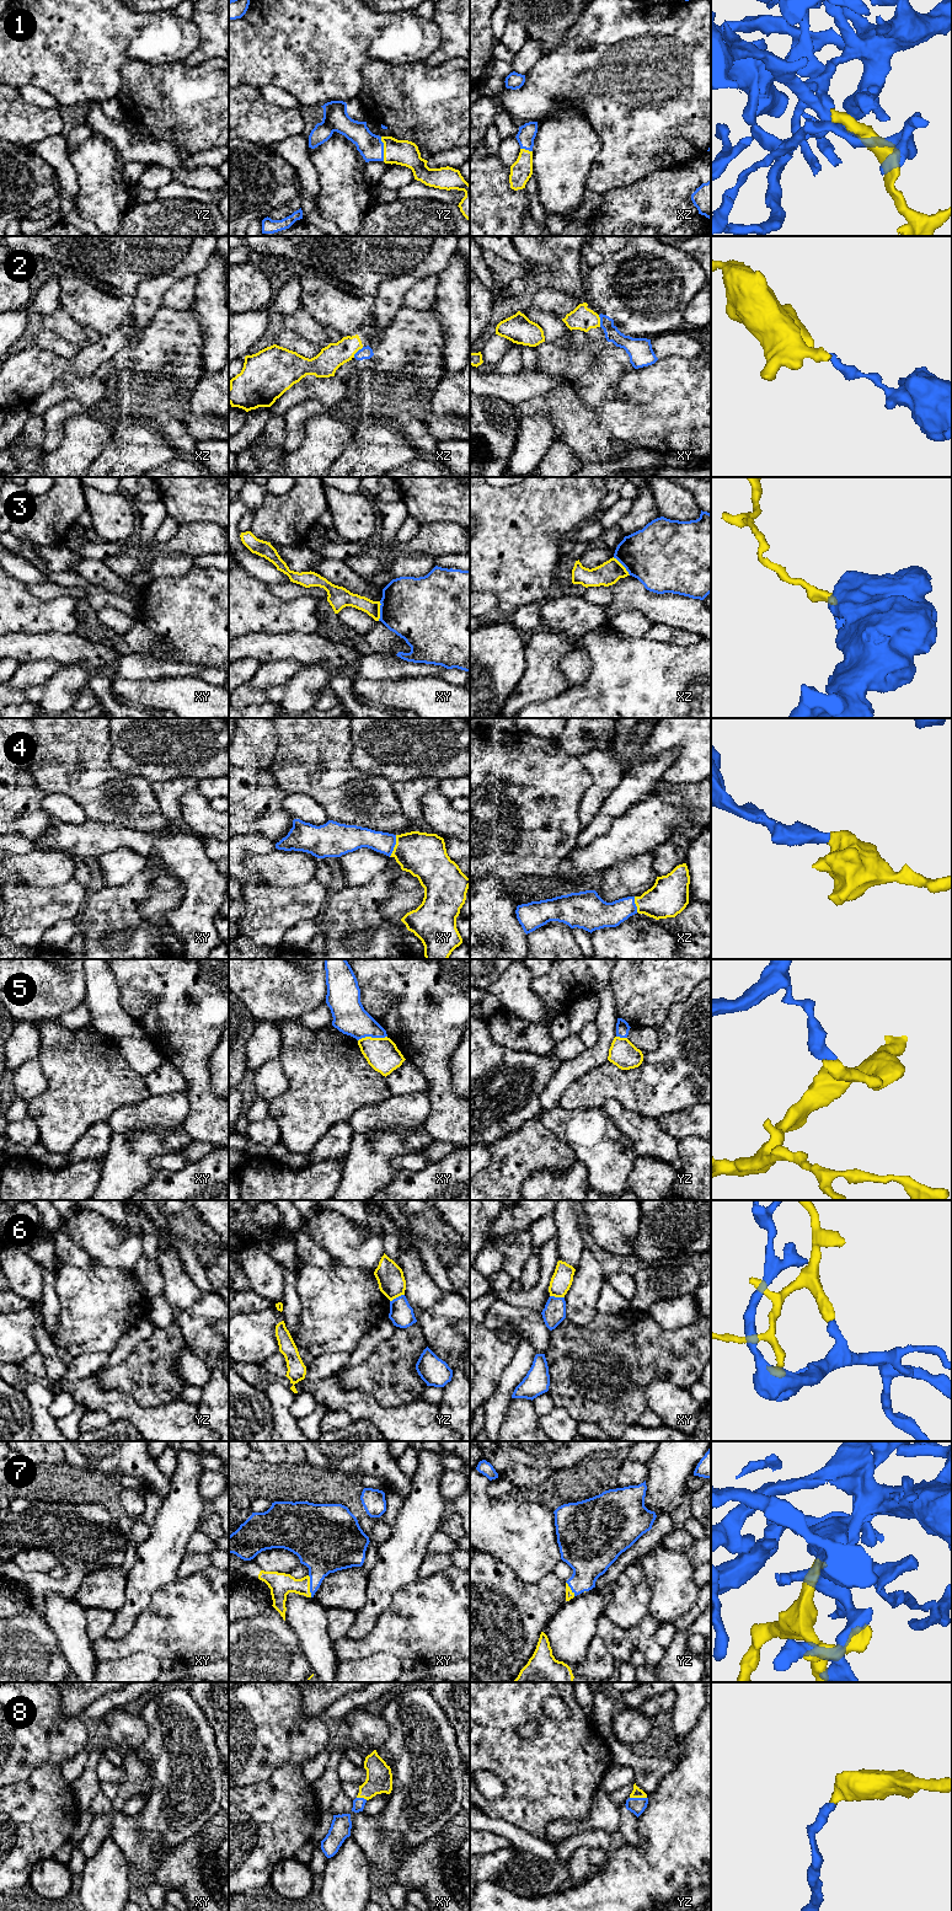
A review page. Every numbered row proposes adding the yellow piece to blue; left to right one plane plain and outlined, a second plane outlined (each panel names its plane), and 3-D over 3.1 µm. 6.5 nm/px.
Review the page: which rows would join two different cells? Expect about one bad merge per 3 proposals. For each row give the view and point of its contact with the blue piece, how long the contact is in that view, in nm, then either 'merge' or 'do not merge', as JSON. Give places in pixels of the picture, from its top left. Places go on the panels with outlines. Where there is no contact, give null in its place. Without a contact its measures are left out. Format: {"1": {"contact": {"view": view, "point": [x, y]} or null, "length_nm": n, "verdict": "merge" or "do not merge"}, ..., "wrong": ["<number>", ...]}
{"1": {"contact": {"view": "yz", "point": [383, 149]}, "length_nm": 160, "verdict": "merge"}, "2": {"contact": {"view": "xz", "point": [357, 352]}, "length_nm": 100, "verdict": "do not merge"}, "3": {"contact": {"view": "xy", "point": [380, 611]}, "length_nm": 130, "verdict": "do not merge"}, "4": {"contact": {"view": "xy", "point": [394, 846]}, "length_nm": 150, "verdict": "merge"}, "5": {"contact": {"view": "xy", "point": [372, 1037]}, "length_nm": 190, "verdict": "do not merge"}, "6": {"contact": {"view": "yz", "point": [396, 1297]}, "length_nm": 110, "verdict": "do not merge"}, "7": {"contact": {"view": "xy", "point": [310, 1586]}, "length_nm": 150, "verdict": "merge"}, "8": {"contact": {"view": "yz", "point": [638, 1798]}, "length_nm": 110, "verdict": "merge"}, "wrong": ["2", "3", "5", "6"]}

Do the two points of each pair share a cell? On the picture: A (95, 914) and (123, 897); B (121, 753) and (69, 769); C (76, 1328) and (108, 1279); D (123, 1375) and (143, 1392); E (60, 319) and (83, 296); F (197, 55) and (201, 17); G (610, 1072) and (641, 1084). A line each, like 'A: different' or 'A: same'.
A: same
B: different
C: same
D: same
E: different
F: same
G: same

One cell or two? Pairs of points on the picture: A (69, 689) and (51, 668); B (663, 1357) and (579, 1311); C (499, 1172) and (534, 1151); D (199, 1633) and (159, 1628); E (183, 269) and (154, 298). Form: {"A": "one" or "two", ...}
{"A": "two", "B": "two", "C": "one", "D": "one", "E": "one"}

